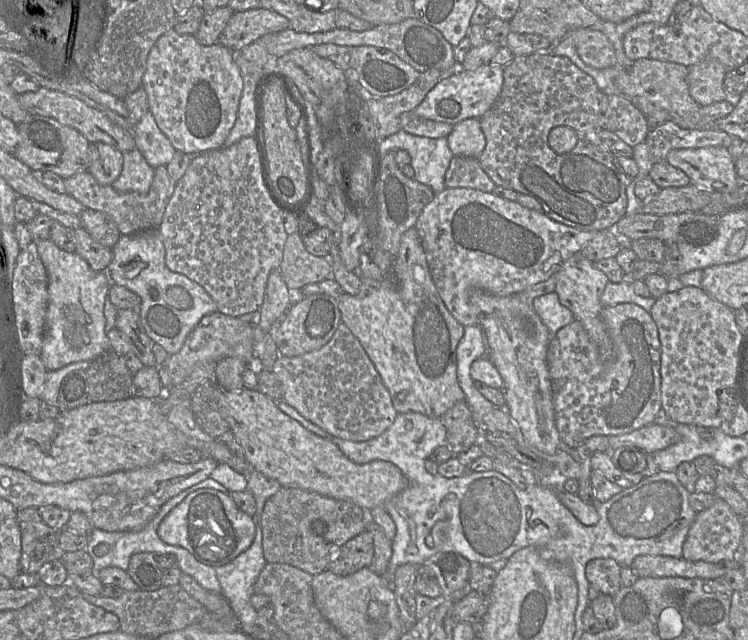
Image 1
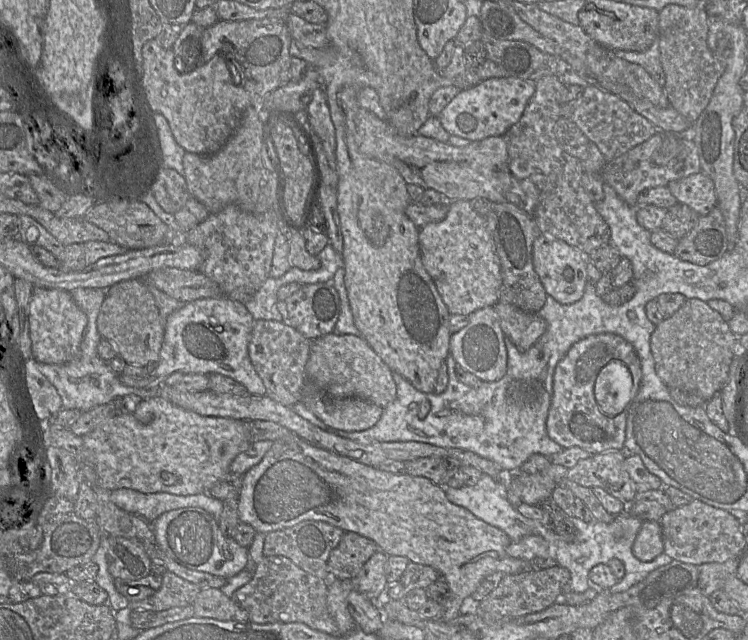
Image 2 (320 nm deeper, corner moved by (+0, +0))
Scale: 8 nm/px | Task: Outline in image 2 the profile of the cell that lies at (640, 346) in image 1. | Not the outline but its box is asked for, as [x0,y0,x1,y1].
[546,333,642,454]

